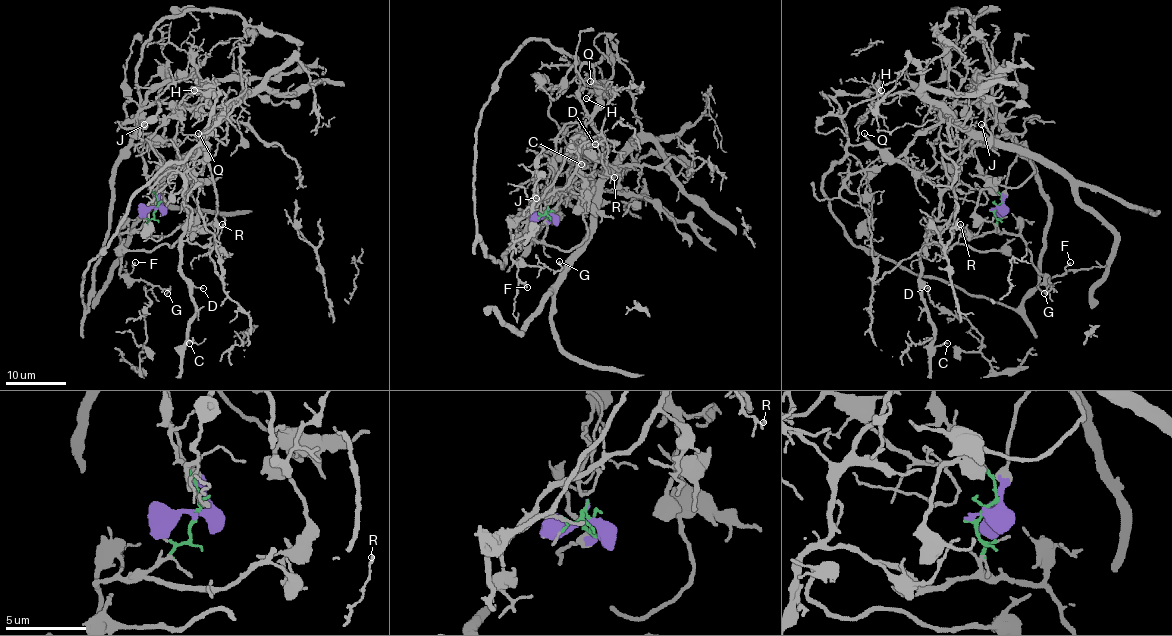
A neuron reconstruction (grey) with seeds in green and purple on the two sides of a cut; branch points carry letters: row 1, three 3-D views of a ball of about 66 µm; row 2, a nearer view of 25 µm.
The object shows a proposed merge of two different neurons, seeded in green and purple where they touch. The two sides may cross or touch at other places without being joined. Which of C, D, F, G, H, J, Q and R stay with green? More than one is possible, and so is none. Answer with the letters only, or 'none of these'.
C, D, F, G, R

